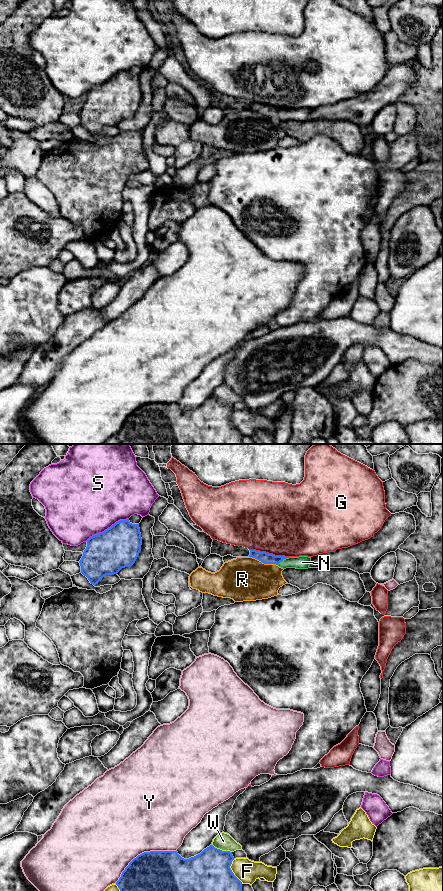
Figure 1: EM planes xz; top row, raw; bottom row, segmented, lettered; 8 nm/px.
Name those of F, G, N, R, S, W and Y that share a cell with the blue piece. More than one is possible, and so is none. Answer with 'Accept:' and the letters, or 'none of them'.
Accept: N

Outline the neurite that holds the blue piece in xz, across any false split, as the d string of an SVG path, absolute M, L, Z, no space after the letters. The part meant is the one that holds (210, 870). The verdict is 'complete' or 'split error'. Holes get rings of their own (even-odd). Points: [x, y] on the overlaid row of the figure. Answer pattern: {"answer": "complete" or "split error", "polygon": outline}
{"answer": "complete", "polygon": "M213 845L189 859L182 858L177 851L144 852L129 863L116 885L120 891L242 891L242 882L230 868L233 860L232 852L222 851Z"}

